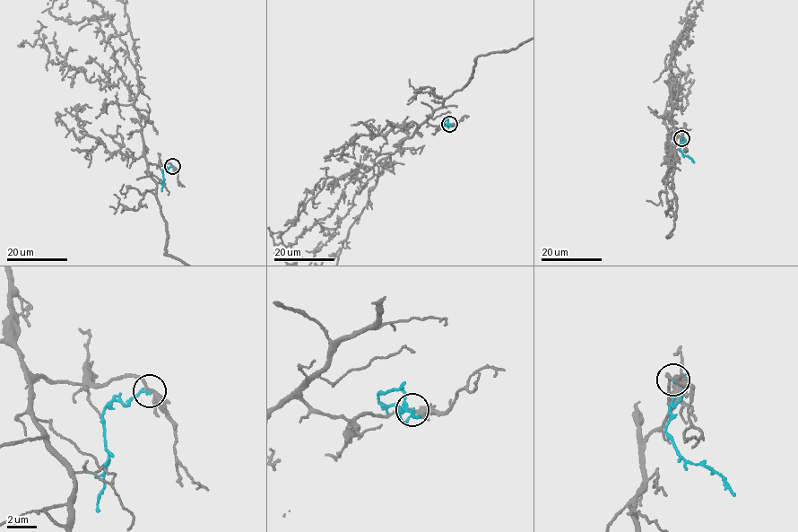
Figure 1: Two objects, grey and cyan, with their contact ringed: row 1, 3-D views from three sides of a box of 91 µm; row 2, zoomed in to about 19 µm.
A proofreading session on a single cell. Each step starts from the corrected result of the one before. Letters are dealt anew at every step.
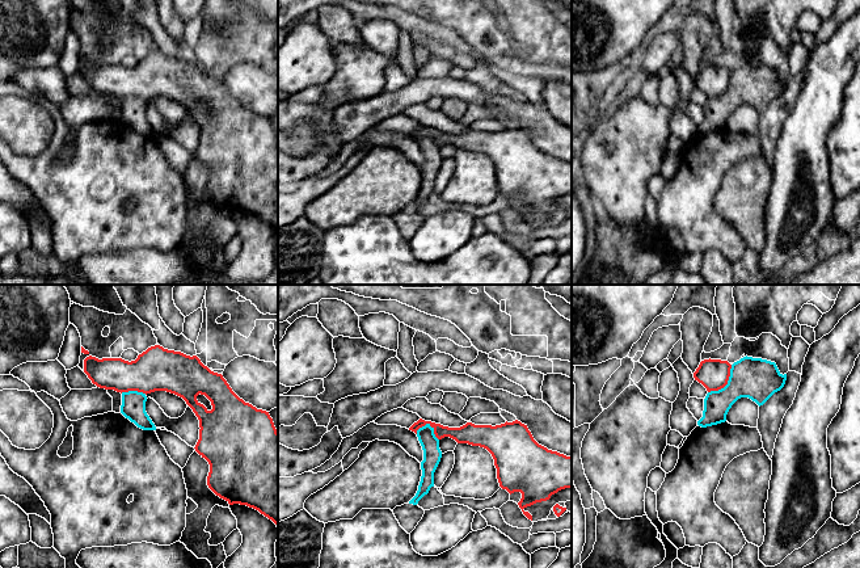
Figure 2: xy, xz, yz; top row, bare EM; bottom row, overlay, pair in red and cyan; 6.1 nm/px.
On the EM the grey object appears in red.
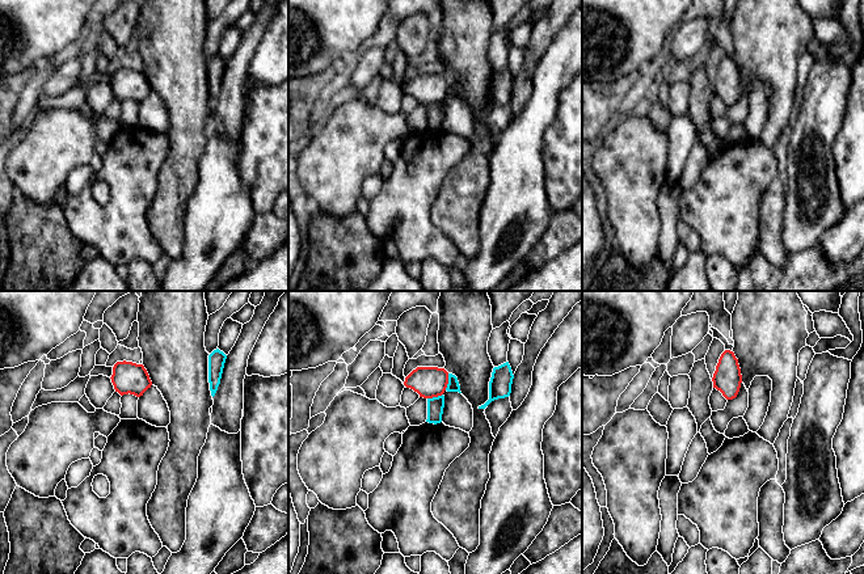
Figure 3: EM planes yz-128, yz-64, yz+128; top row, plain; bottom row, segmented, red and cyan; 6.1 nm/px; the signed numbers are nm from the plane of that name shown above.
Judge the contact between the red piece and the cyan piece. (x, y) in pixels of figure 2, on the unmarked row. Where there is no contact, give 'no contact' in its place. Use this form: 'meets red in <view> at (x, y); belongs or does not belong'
meets red in yz at (726, 89); does not belong

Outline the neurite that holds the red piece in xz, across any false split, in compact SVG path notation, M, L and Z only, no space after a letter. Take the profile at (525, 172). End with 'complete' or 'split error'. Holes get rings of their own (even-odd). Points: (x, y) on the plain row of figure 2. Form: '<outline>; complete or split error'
M420 125L409 134L409 136L417 140L417 136L426 130L434 135L434 140L438 146L450 143L458 150L468 150L486 155L494 165L499 193L506 195L510 201L514 198L522 199L522 205L518 211L523 220L531 227L532 222L528 218L524 218L524 214L536 209L547 207L552 201L561 195L572 194L572 163L548 156L547 153L539 151L534 146L527 131L518 126L513 129L506 127L505 130L496 132L467 129L460 134L448 134Z; complete

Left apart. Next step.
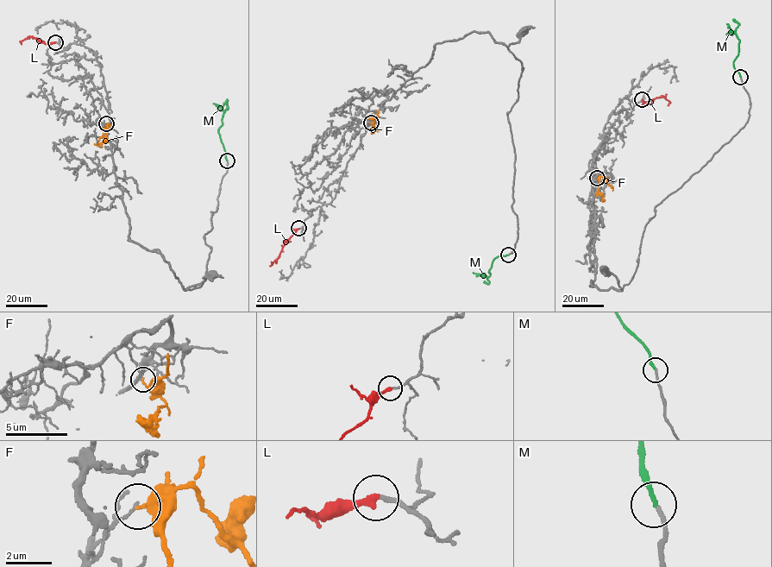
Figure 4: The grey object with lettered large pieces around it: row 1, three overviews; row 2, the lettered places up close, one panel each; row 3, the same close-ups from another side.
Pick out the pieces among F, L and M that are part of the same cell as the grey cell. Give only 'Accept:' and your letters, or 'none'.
Accept: L, M

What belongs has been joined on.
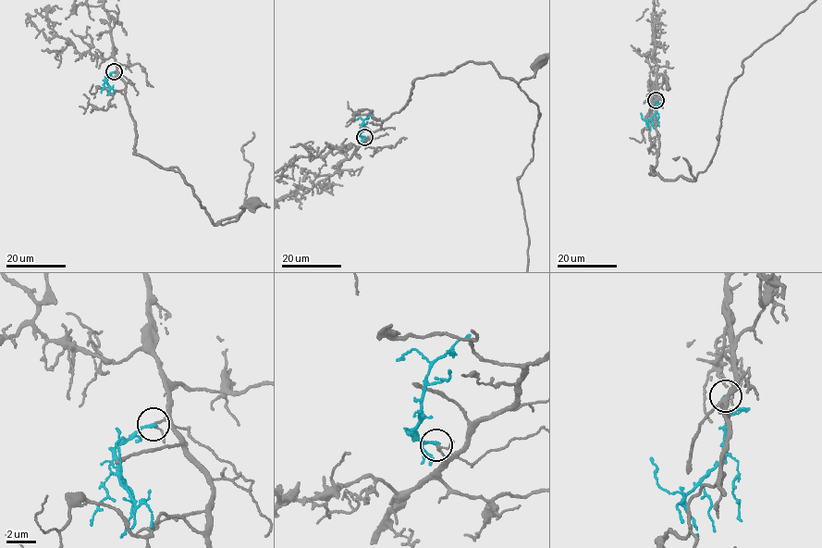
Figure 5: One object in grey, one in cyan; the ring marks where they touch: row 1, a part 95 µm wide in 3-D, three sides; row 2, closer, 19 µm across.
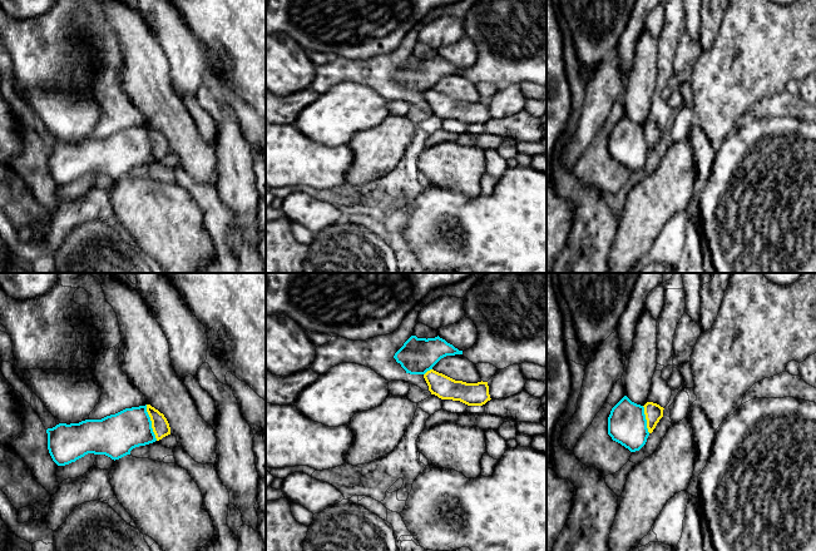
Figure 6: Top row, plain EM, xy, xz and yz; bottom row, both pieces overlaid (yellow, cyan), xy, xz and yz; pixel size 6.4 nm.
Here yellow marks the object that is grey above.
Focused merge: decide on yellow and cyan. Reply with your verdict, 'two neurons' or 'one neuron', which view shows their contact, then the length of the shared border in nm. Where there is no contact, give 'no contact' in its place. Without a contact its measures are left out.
two neurons; contact in xy; length 240 nm

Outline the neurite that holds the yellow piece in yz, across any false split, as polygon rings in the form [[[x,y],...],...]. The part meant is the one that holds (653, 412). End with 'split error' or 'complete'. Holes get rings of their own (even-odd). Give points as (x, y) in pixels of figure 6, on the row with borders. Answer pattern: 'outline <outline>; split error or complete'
outline [[[647,402],[644,406],[648,432],[652,433],[659,420],[663,417],[663,407],[657,403]]]; complete

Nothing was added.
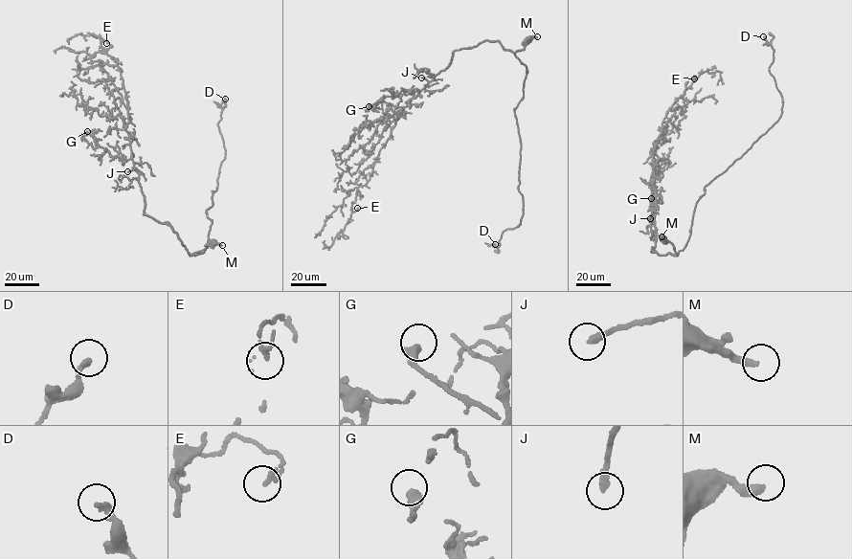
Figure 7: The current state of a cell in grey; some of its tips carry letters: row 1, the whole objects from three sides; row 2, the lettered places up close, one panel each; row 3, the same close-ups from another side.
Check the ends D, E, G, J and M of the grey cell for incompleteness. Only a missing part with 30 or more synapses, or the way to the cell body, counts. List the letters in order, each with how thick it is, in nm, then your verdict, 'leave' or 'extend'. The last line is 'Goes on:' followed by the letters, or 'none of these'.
D: calibre 240 nm; leave
E: calibre 120 nm; leave
G: calibre 400 nm; leave
J: calibre 280 nm; extend
M: calibre 320 nm; leave
Goes on: J

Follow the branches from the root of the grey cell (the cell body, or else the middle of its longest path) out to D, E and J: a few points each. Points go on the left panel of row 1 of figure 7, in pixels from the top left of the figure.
D: (213, 242), (190, 255), (204, 252), (212, 222), (206, 210), (225, 156), (218, 126), (225, 99)
E: (213, 242), (190, 256), (169, 225), (145, 214), (125, 130), (128, 100), (117, 60), (100, 46), (106, 43)
J: (213, 242), (190, 256), (169, 225), (145, 214), (139, 173), (134, 169), (127, 171)

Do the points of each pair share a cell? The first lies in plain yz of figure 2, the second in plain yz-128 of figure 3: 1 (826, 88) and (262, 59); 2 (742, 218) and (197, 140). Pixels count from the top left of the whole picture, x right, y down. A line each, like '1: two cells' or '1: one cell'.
1: one cell
2: one cell

